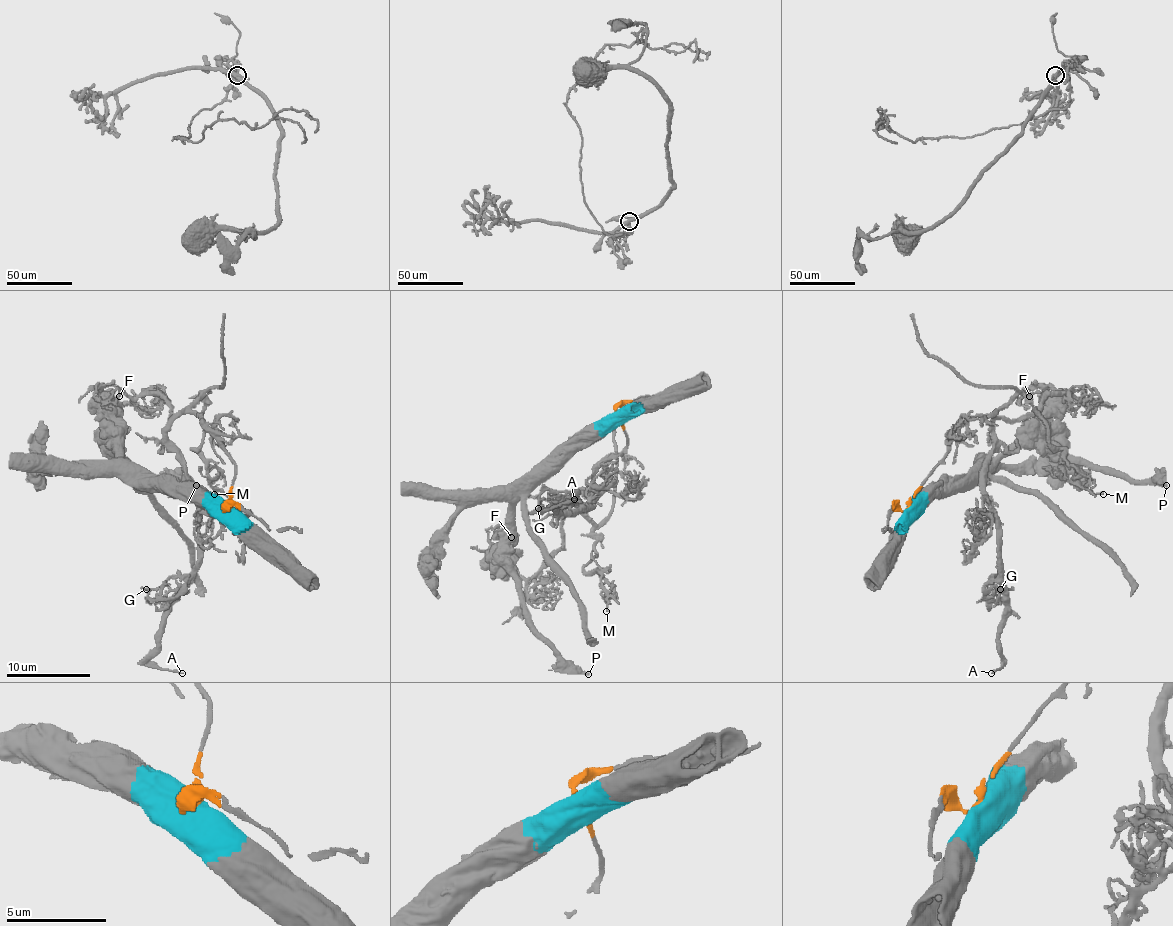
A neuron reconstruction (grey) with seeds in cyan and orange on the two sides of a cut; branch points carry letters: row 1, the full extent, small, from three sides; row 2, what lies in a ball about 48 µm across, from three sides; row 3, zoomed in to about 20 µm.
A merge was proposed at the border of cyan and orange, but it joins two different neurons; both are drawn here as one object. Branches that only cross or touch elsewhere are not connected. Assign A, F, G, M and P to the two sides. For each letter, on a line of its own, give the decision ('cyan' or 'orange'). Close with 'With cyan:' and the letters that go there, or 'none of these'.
A: orange
F: orange
G: orange
M: orange
P: cyan
With cyan: P

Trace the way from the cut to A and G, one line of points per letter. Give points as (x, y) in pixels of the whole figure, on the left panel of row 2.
A: (228, 508), (235, 464), (199, 415), (180, 413), (167, 445), (197, 508), (197, 571), (150, 660), (182, 672)
G: (228, 508), (235, 464), (199, 415), (180, 413), (167, 445), (197, 508), (197, 571), (174, 596), (146, 588)

